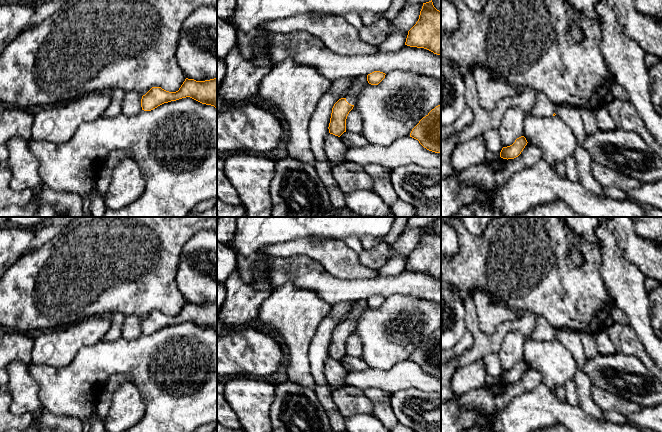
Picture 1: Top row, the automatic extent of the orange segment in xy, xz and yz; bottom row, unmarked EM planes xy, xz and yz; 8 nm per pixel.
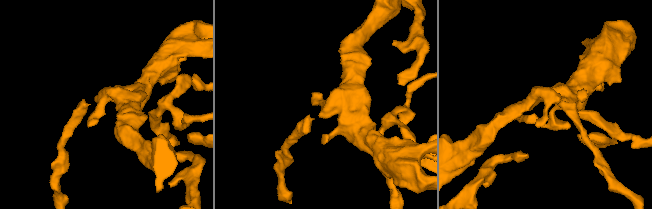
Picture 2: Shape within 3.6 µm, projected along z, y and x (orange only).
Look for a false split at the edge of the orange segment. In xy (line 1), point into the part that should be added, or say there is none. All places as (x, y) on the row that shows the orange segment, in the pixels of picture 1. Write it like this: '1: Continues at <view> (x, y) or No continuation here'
1: Continues at xy (131, 105)

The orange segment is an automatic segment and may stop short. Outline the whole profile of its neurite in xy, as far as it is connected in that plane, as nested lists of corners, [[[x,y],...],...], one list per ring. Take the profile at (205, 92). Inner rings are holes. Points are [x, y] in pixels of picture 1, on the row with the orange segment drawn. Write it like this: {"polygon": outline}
{"polygon": [[[217,77],[205,81],[186,78],[176,92],[169,92],[161,87],[152,87],[145,95],[136,91],[128,92],[122,102],[121,113],[132,117],[142,110],[151,111],[164,103],[186,97],[217,109]]]}

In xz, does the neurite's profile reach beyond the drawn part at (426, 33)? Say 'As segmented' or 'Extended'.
Extended

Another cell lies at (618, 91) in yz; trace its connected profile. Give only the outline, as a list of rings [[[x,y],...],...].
[[[614,82],[612,84],[611,93],[614,96],[614,98],[616,98],[616,99],[619,99],[619,100],[622,100],[622,101],[628,100],[627,91],[625,90],[625,88],[622,85],[620,85],[617,82]]]

